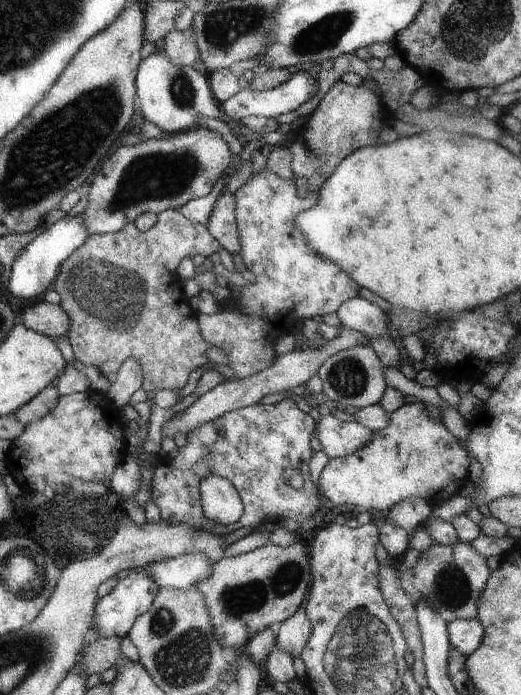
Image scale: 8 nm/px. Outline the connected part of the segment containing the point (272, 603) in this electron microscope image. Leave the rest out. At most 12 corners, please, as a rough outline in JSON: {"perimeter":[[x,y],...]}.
{"perimeter":[[297,539],[221,557],[189,590],[221,647],[241,649],[305,601]]}

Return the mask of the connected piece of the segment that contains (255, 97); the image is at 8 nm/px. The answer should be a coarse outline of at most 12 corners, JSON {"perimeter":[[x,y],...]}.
{"perimeter":[[299,69],[263,92],[237,91],[219,104],[234,121],[274,118],[317,92],[317,76]]}

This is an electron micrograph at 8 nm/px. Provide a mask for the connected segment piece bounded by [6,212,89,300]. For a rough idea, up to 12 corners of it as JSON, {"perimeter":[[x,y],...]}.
{"perimeter":[[83,212],[25,245],[6,286],[17,300],[50,289],[88,236]]}

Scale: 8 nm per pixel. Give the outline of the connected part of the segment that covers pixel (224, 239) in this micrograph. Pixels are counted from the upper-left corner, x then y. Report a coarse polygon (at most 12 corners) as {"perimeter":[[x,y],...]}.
{"perimeter":[[234,194],[219,195],[205,225],[232,256],[239,254]]}

